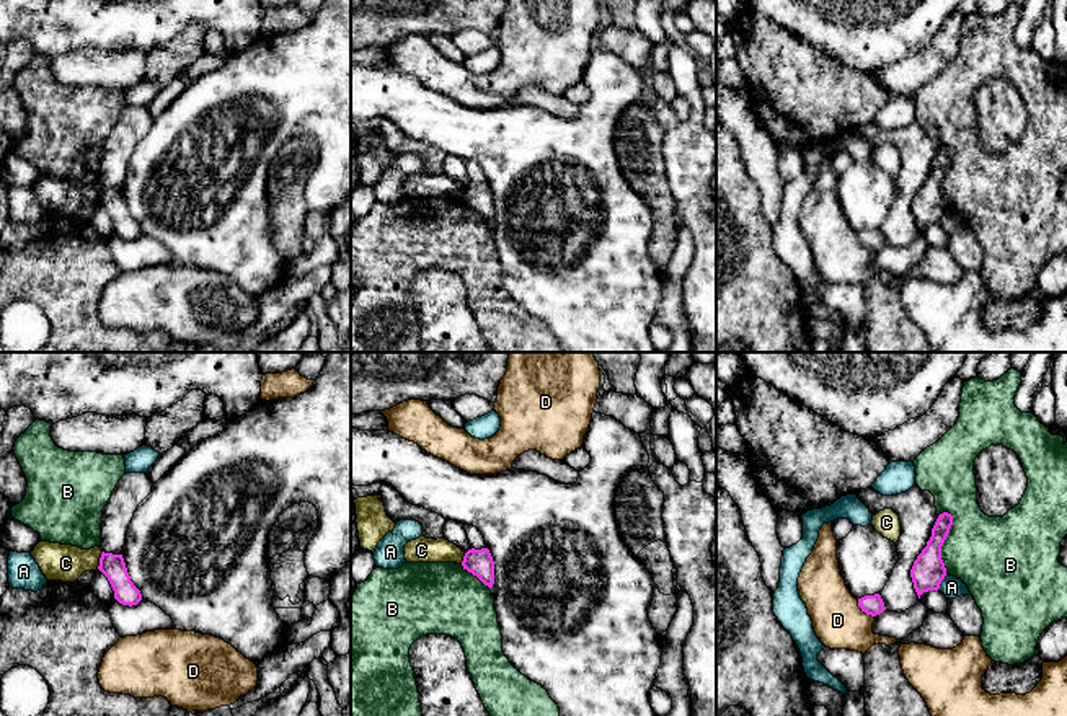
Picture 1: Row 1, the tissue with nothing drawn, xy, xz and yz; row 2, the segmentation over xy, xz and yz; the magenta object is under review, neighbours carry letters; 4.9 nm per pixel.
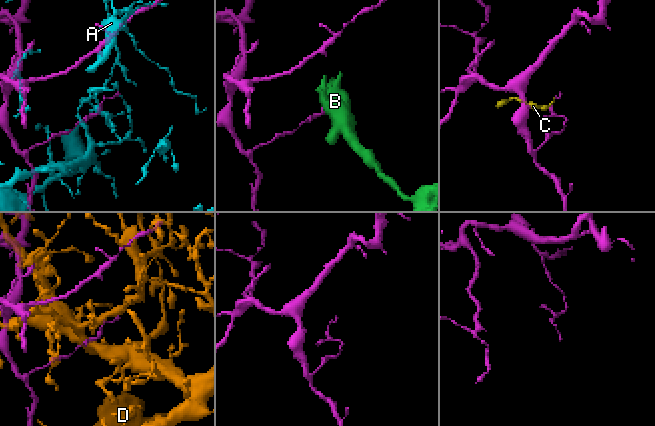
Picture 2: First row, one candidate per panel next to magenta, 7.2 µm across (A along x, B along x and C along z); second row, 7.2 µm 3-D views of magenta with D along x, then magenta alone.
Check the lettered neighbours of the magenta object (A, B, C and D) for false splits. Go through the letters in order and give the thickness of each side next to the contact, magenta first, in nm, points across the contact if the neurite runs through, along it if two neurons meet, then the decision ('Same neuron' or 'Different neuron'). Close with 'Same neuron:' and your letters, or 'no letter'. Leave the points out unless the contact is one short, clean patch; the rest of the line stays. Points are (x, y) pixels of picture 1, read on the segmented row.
A: Thickness 160 nm (magenta) against 100 nm. Different neuron
B: Thickness 160 nm (magenta) against 380 nm. Different neuron
C: Thickness 120 nm (magenta) against 180 nm. Boundary: xy (103, 552), (97, 568). Different neuron
D: Thickness 100 nm (magenta) against 260 nm. Different neuron
Same neuron: no letter

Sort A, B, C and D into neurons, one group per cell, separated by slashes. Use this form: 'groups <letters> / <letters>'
groups A / B / C / D

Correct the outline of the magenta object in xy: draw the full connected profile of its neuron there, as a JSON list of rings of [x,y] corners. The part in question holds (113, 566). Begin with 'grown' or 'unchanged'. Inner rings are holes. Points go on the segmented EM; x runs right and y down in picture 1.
unchanged | [[[103,551],[98,569],[108,577],[119,603],[132,607],[142,600],[140,590],[131,581],[122,555]]]

